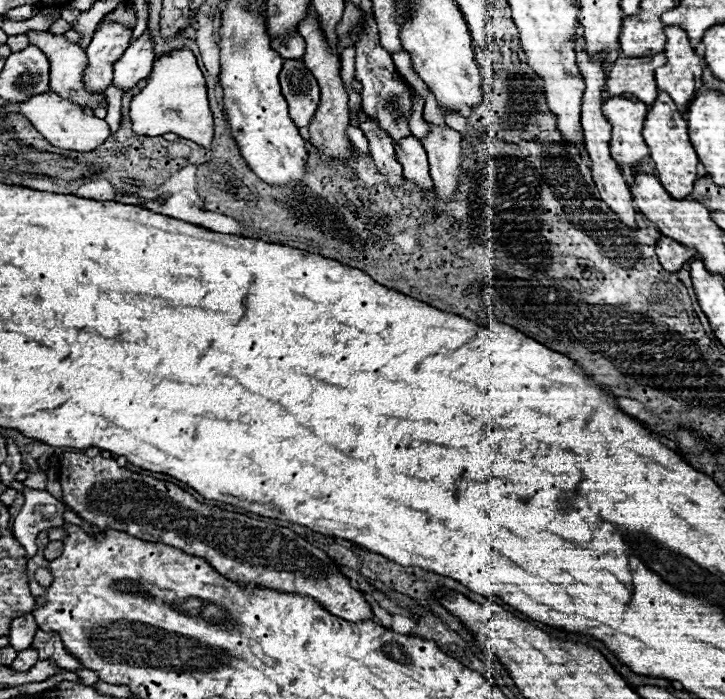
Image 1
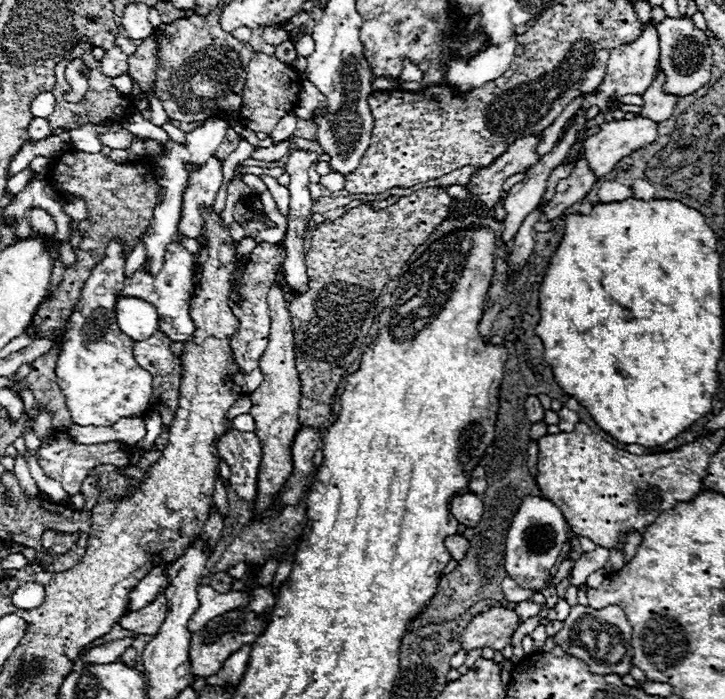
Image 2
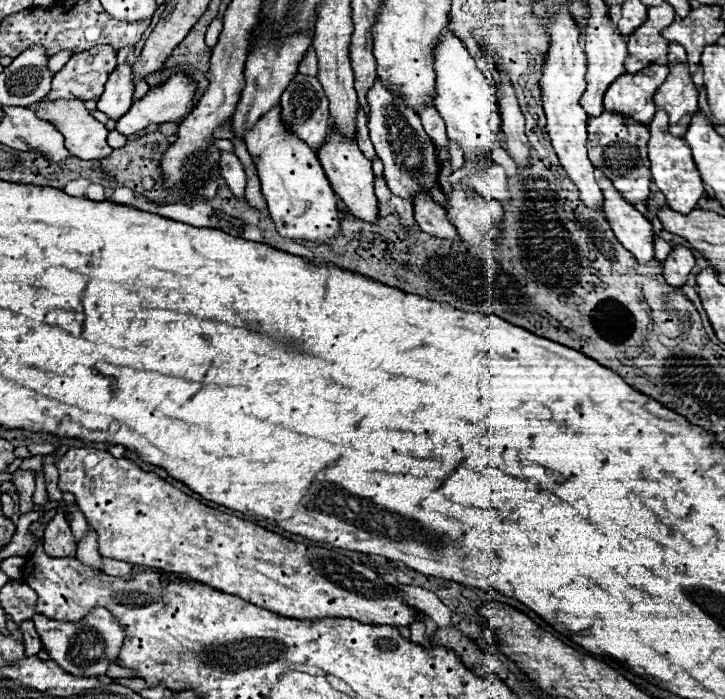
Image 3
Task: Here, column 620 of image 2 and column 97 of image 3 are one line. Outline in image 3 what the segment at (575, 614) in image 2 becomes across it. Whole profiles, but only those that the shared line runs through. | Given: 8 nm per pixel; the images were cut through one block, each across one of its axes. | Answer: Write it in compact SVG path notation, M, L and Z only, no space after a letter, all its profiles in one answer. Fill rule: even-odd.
M94 608L84 620L72 624L72 622L60 622L60 620L50 620L46 616L34 616L32 618L40 638L42 638L42 644L44 644L44 650L50 654L50 660L54 660L58 666L62 666L66 672L70 674L76 674L76 676L100 676L100 674L106 674L108 666L114 664L116 656L118 656L118 650L122 646L122 636L124 636L124 630L122 626L118 626L118 622L112 618L112 614L104 608ZM98 642L104 642L104 654L96 660L92 660L92 650Z

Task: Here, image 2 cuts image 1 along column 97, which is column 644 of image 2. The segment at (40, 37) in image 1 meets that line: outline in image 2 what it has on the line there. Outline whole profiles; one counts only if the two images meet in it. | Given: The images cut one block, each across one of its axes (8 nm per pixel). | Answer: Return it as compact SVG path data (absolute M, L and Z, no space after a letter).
M658 66L658 76L654 78L652 86L642 94L642 116L654 120L654 122L664 122L672 116L674 112L674 106L676 102L680 100L680 96L674 96L674 94L666 94L664 92L664 82L666 82L666 76L662 72L662 68Z

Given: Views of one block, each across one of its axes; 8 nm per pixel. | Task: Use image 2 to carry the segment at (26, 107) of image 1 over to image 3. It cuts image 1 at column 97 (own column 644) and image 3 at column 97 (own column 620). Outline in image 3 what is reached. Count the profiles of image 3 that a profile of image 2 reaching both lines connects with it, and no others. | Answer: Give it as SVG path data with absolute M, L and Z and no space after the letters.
M40 100L36 106L36 114L38 118L54 124L54 128L64 134L66 140L64 146L66 150L70 150L72 156L82 160L98 160L110 156L112 148L106 144L106 136L108 136L106 126L88 112L82 100Z

